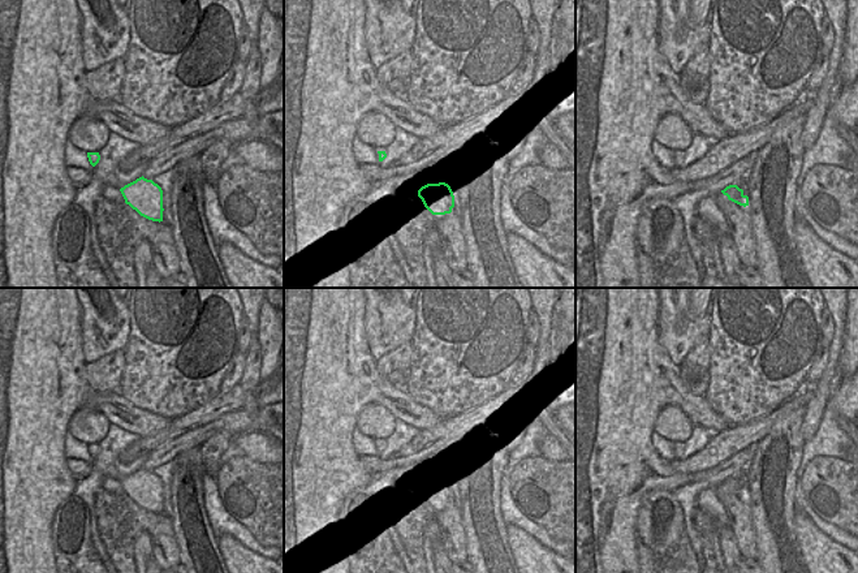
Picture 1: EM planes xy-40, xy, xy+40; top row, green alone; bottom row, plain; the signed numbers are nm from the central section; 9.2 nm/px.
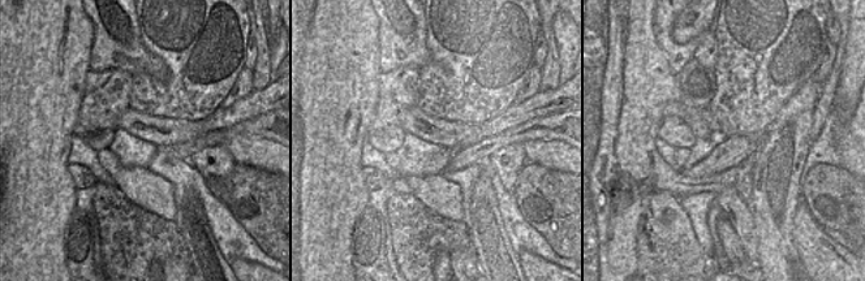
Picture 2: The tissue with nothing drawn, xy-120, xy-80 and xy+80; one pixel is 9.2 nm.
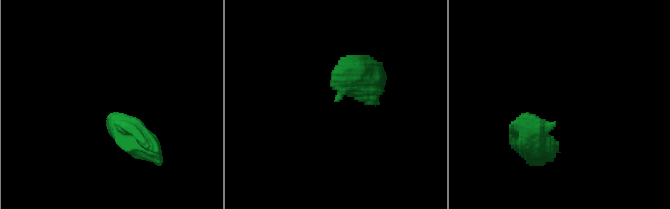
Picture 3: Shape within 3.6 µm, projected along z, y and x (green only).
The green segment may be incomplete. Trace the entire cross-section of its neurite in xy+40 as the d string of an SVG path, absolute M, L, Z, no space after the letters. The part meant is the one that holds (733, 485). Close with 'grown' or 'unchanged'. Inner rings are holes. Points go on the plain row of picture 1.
M729 477L724 482L721 482L724 487L728 488L729 492L740 496L740 497L749 497L749 488L743 486L743 482L740 481L737 477Z; unchanged

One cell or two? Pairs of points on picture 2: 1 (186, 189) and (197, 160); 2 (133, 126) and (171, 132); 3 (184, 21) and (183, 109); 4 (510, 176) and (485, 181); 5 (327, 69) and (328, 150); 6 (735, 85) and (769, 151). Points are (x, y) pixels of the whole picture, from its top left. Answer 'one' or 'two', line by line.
1: two
2: one
3: one
4: two
5: one
6: two

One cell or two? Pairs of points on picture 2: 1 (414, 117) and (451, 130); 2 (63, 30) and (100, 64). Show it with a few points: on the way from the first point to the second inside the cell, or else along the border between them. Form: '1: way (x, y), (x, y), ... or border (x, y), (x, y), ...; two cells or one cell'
1: way (424, 119), (442, 130); one cell
2: border (91, 24), (93, 40), (89, 69); two cells

